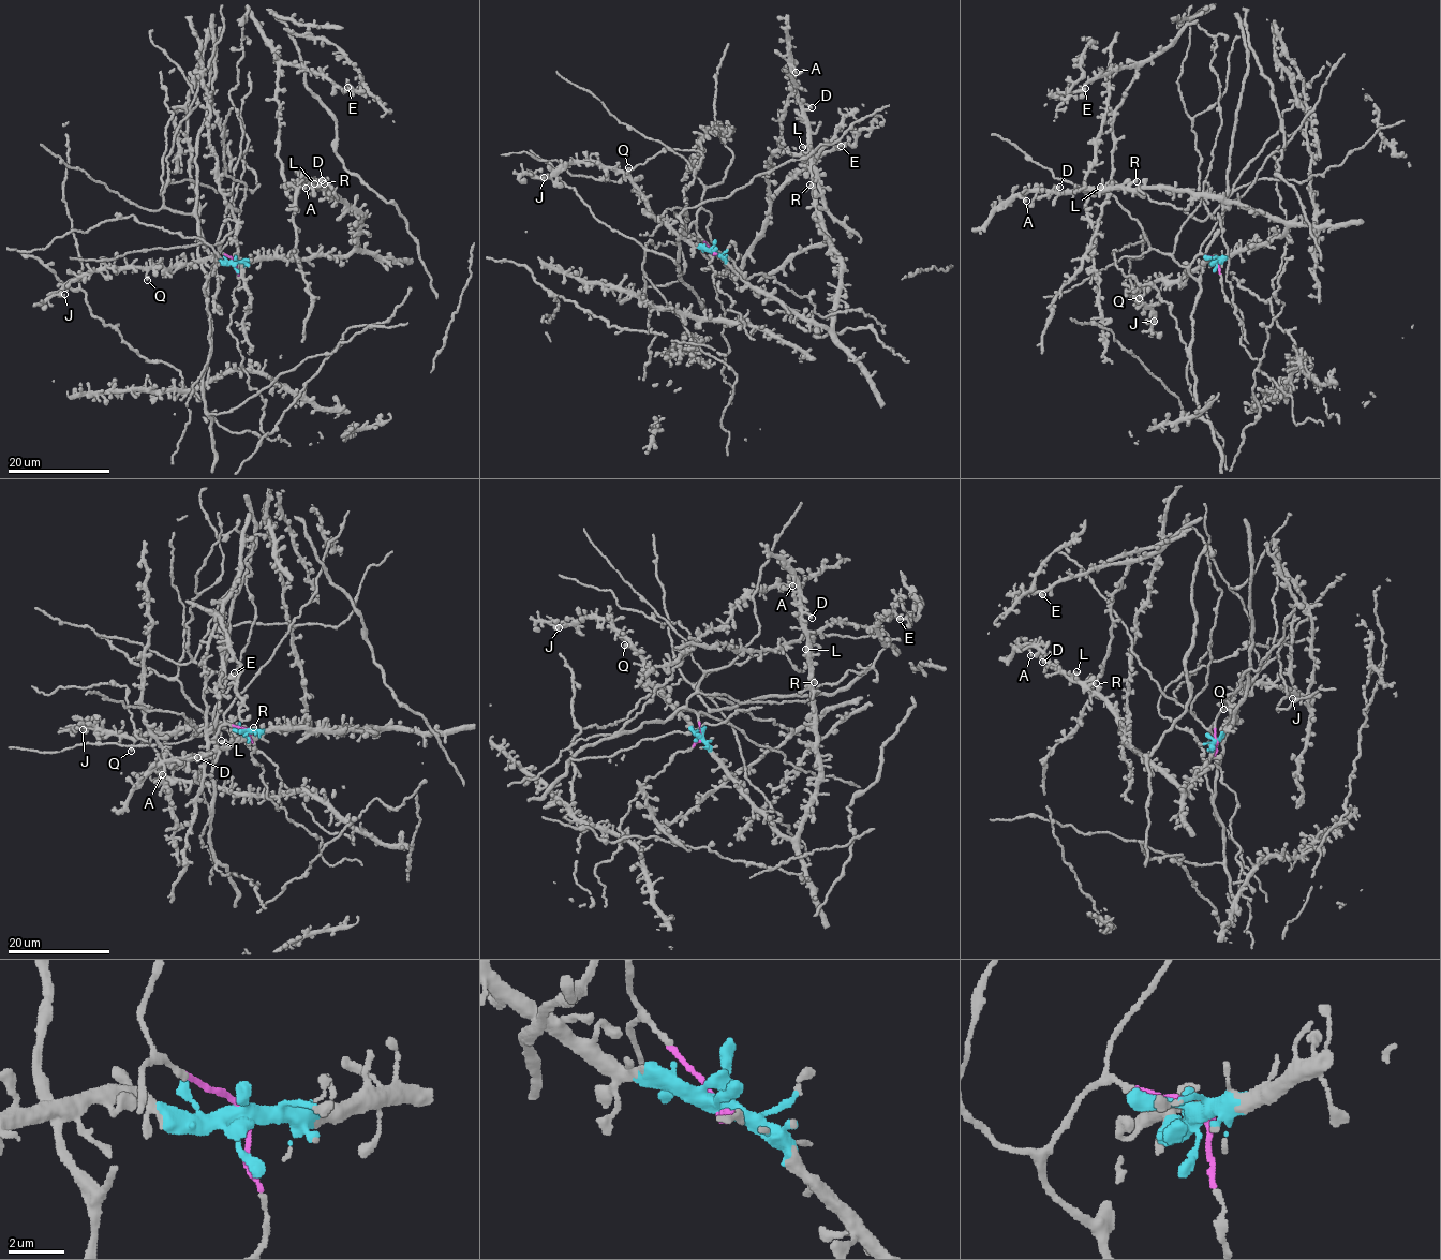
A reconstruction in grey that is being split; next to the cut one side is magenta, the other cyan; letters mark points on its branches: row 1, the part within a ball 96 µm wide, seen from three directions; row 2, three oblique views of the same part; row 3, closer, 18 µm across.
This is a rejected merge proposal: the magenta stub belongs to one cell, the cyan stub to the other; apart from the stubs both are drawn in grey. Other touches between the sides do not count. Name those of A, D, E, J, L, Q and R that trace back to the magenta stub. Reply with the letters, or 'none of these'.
E

